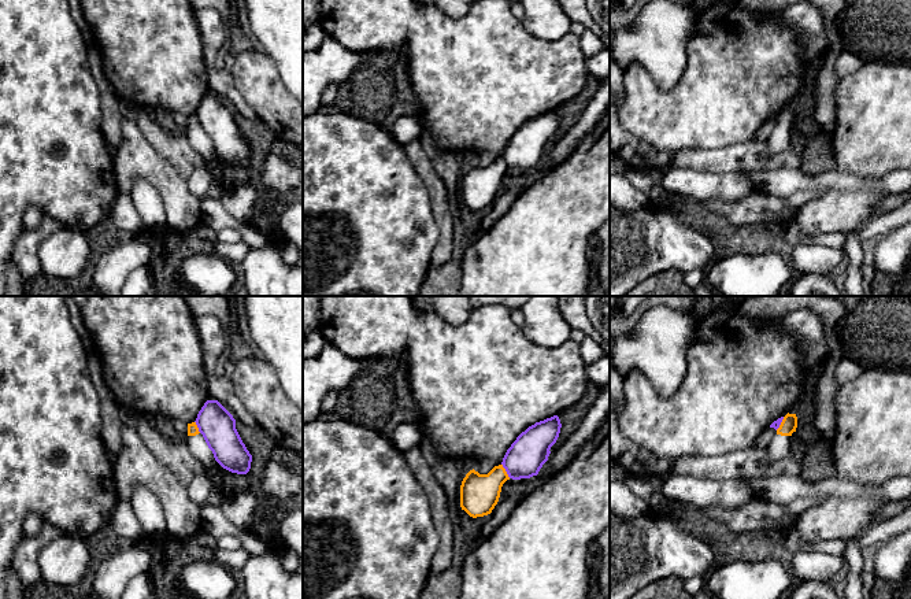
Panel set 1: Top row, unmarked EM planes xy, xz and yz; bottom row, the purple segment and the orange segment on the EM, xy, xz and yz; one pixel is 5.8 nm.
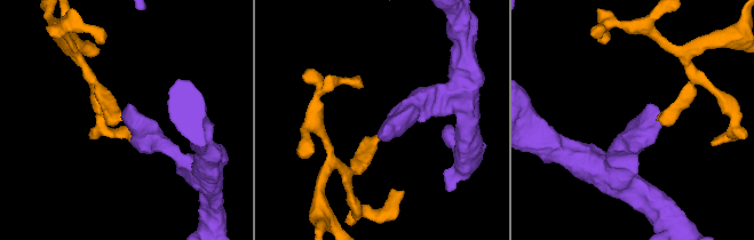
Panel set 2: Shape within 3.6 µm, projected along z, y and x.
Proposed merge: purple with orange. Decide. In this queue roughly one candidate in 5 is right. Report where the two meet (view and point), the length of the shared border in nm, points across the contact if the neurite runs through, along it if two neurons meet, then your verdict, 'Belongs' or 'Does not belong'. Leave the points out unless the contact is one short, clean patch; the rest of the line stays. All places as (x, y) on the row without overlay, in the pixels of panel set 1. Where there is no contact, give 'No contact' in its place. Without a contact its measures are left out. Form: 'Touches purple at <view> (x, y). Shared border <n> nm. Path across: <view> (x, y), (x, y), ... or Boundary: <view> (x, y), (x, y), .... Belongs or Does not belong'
Touches purple at xz (506, 163). Shared border 100 nm. Boundary: xz (502, 156), (510, 170). Does not belong

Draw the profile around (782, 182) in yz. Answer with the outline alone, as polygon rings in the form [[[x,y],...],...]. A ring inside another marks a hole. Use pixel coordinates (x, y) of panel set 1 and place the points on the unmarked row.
[[[793,169],[751,170],[748,177],[753,189],[779,197],[788,197],[800,191],[814,193],[822,191],[860,191],[862,188],[877,186],[886,193],[903,193],[911,188],[910,170],[893,170],[882,178],[862,177],[837,169],[816,175]]]

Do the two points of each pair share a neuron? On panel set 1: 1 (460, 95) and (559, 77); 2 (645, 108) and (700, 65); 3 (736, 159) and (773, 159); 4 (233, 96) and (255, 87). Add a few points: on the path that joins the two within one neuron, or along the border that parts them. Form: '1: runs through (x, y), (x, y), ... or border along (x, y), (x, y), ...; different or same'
1: runs through (485, 77), (534, 77); same
2: runs through (662, 108), (666, 108), (693, 81); same
3: runs through (745, 159), (763, 159); same
4: border along (232, 81), (256, 118); different

